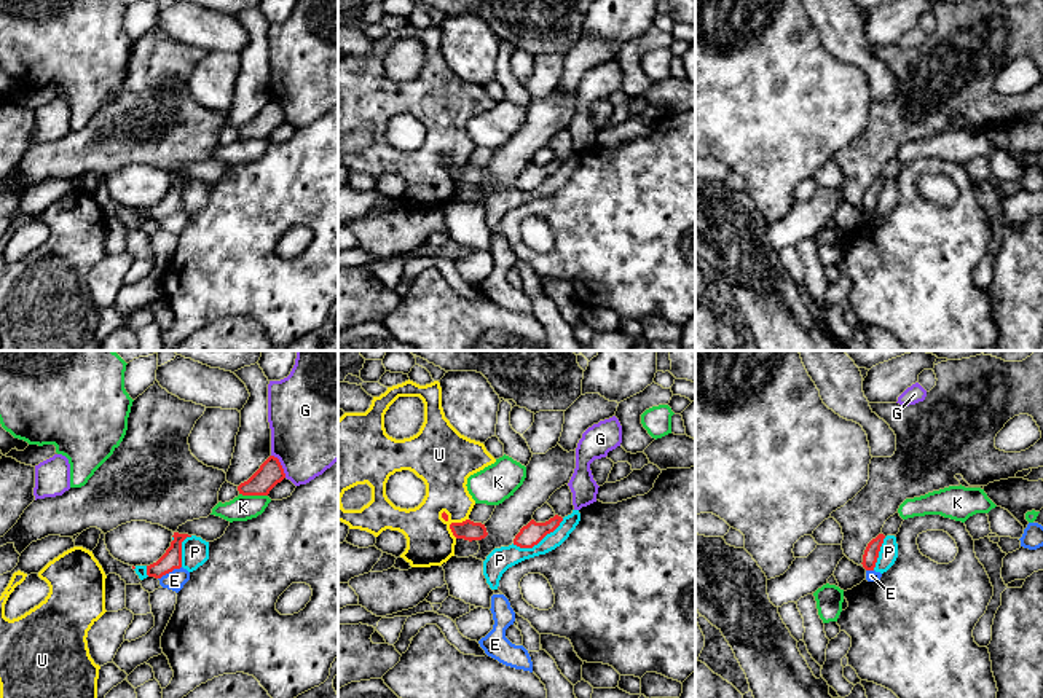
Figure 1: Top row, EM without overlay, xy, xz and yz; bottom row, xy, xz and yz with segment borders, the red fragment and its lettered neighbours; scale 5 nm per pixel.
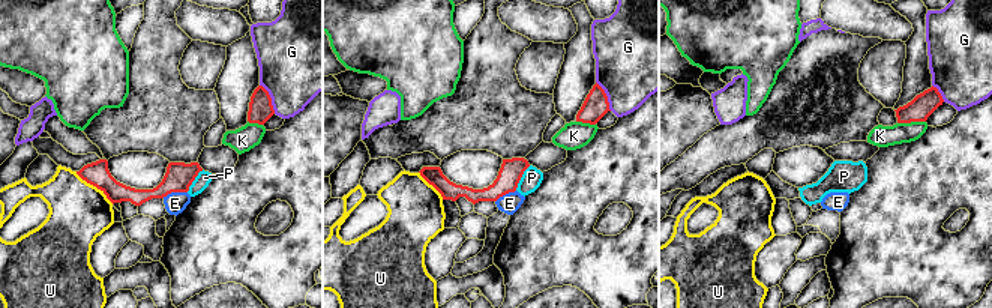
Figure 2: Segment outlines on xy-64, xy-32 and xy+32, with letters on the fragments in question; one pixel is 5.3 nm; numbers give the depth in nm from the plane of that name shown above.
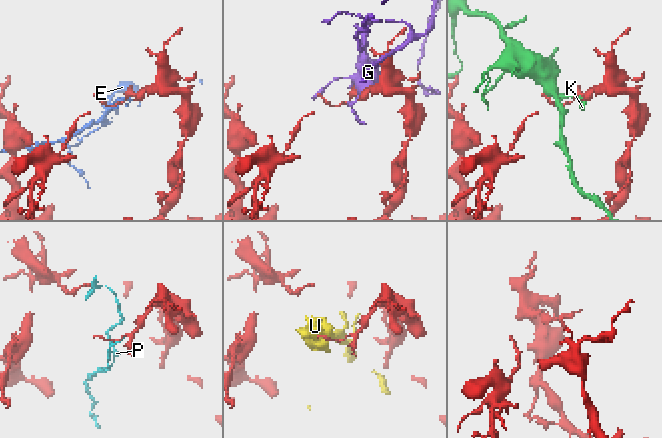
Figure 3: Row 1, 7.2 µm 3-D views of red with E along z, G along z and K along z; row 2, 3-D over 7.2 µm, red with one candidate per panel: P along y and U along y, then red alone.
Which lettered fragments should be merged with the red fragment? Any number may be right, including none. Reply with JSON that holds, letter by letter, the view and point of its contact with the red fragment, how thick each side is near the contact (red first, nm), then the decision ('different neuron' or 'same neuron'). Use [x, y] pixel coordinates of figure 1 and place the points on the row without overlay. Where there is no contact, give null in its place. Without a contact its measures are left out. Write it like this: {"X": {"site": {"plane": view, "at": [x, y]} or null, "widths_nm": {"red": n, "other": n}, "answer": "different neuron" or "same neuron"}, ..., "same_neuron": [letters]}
{"E": {"site": {"plane": "xy", "at": [169, 214]}, "widths_nm": {"red": 100, "other": 100}, "answer": "different neuron"}, "G": {"site": {"plane": "xy", "at": [281, 109]}, "widths_nm": {"red": 120, "other": 420}, "answer": "different neuron"}, "K": {"site": {"plane": "xy", "at": [254, 137]}, "widths_nm": {"red": 120, "other": 130}, "answer": "different neuron"}, "P": {"site": {"plane": "xz", "at": [538, 185]}, "widths_nm": {"red": 110, "other": 120}, "answer": "different neuron"}, "U": {"site": {"plane": "xz", "at": [452, 166]}, "widths_nm": {"red": 100, "other": 240}, "answer": "different neuron"}, "same_neuron": []}

